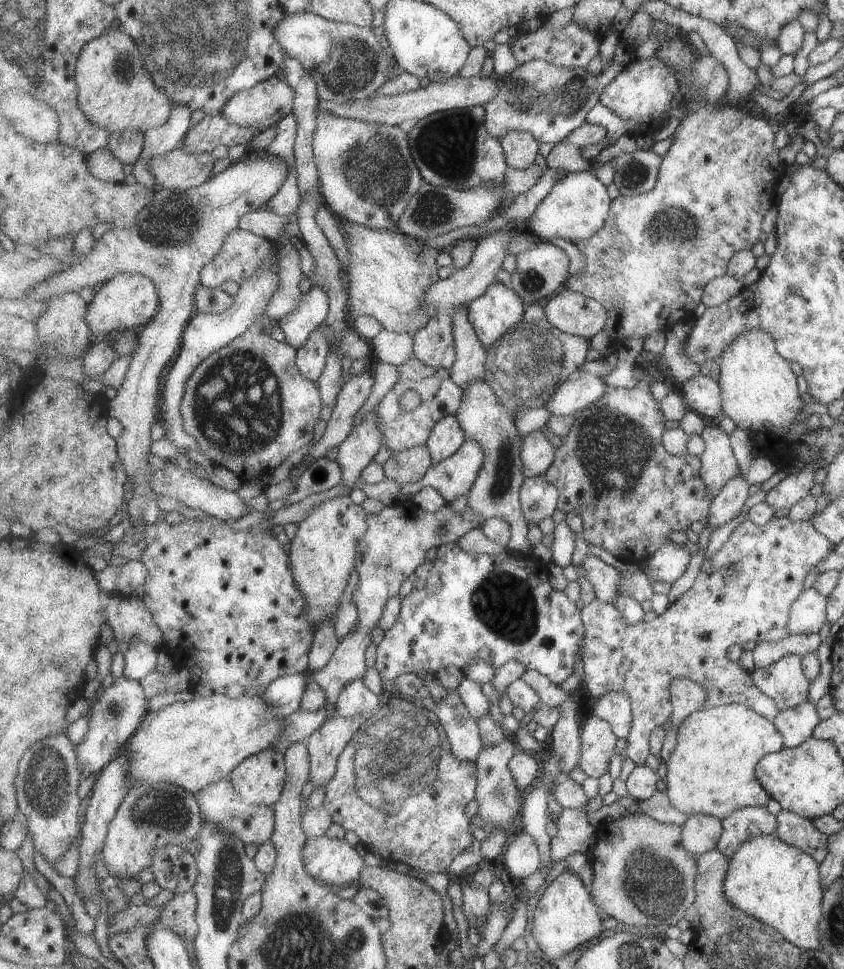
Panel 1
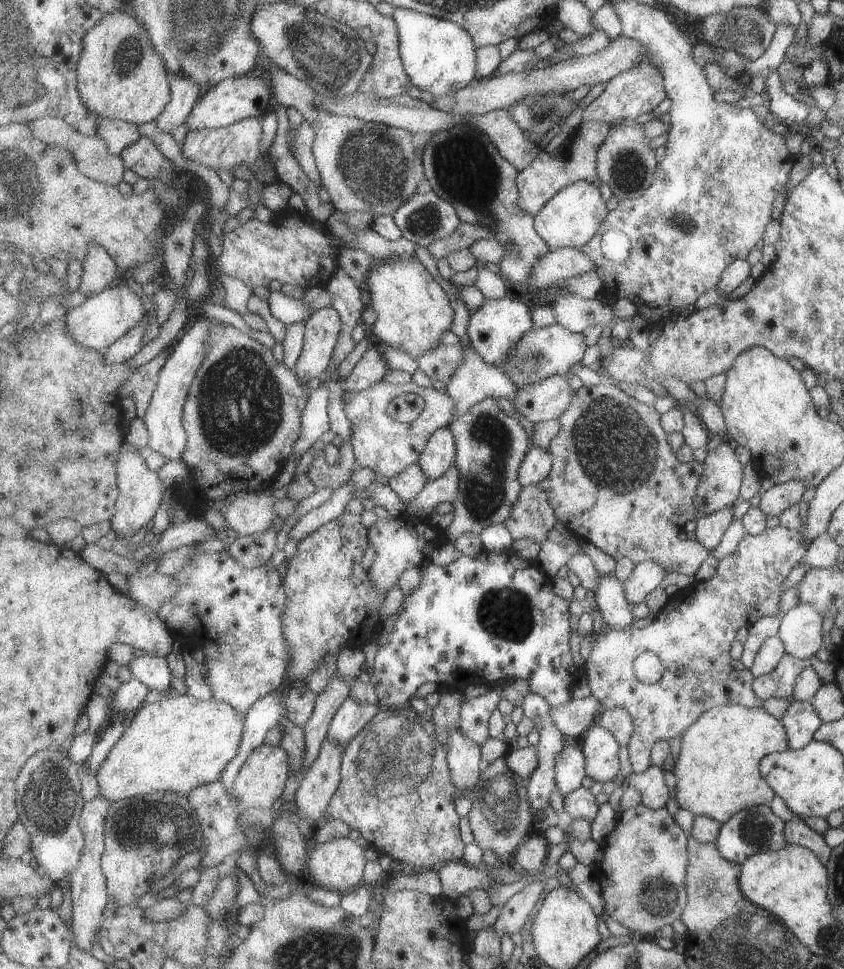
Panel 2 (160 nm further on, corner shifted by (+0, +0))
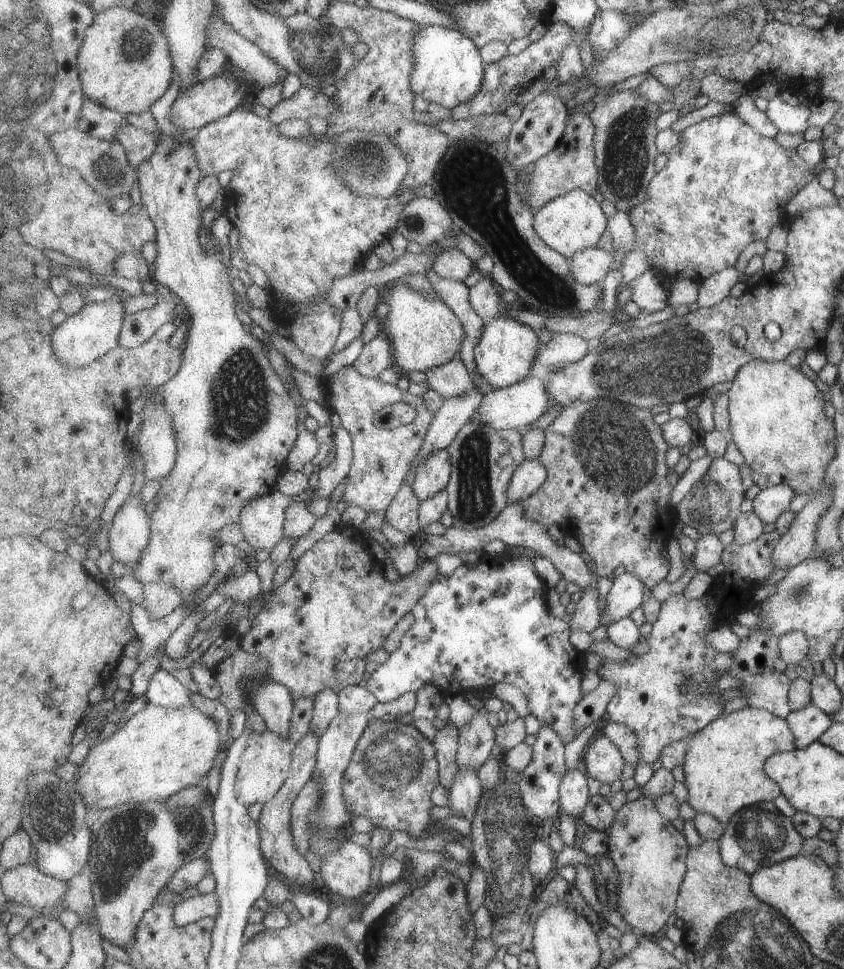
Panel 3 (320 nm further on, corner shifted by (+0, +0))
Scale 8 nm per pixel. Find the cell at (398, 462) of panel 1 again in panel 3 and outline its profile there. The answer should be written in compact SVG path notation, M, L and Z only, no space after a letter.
M405 484L393 500L387 512L387 521L391 527L414 538L422 528L420 527L419 508L422 502L413 490L412 485Z

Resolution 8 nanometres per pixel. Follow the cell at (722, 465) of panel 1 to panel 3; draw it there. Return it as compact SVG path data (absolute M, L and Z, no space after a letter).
M716 458L709 472L692 487L691 492L679 504L679 520L701 535L721 534L736 526L736 521L741 516L741 504L745 502L745 491L741 480L741 468L729 462L727 458Z

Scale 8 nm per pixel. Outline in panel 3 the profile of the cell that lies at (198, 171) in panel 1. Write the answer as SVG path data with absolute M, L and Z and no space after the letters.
M130 125L117 132L117 141L125 148L128 160L135 169L154 156L159 146L158 140L158 132L151 133Z

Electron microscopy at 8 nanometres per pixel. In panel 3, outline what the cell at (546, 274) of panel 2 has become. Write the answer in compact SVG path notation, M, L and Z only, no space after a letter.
M589 247L579 251L570 260L570 267L575 278L583 284L590 285L603 281L613 268L614 252L601 247Z

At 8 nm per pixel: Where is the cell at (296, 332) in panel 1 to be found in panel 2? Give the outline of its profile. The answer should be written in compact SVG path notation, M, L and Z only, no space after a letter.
M270 286L270 300L269 303L272 315L284 324L299 324L299 322L306 322L307 319L314 313L313 308L303 302L302 299L295 300L287 297L277 290L277 287Z

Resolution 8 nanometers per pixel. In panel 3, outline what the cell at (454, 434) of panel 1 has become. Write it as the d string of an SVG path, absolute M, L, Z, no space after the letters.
M443 449L432 454L418 468L416 481L412 484L415 494L421 502L434 497L448 487L452 478L452 454Z

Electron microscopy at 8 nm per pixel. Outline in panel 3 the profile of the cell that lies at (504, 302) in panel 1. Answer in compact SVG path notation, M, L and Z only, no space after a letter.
M501 312L488 322L479 344L475 347L477 372L493 389L516 385L536 373L534 363L540 346L540 335L529 325L521 324L517 319L509 317L506 312Z

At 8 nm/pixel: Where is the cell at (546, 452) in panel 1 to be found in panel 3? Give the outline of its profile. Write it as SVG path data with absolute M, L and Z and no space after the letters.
M527 459L521 466L515 469L513 478L508 484L508 499L510 503L524 501L534 492L537 492L548 479L548 470L539 460Z

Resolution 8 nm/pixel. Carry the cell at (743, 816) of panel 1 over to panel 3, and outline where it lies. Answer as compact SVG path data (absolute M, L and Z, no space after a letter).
M771 801L743 808L726 824L726 830L719 840L720 852L725 864L738 867L753 876L757 868L776 864L800 853L804 840L796 832L790 818L785 818Z

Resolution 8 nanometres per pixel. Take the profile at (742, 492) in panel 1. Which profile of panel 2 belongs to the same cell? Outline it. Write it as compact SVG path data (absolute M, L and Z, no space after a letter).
M736 504L731 508L723 508L718 512L713 512L709 516L697 520L696 536L697 541L703 544L709 551L715 549L716 546L721 544L727 528L733 522L733 509Z

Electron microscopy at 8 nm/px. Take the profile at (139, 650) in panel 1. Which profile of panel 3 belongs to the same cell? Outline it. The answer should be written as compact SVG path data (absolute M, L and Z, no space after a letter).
M159 668L149 682L149 689L146 693L148 701L155 705L170 708L182 708L192 706L191 690L179 682L169 670Z

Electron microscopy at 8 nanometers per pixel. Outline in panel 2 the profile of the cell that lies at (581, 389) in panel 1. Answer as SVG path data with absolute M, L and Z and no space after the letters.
M551 376L518 390L514 408L526 420L537 425L560 418L575 400L577 391L569 386L564 376Z

